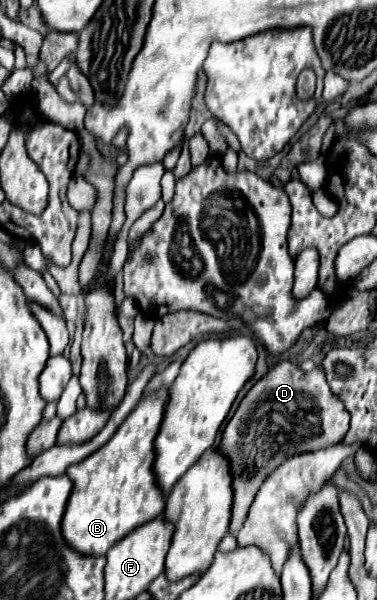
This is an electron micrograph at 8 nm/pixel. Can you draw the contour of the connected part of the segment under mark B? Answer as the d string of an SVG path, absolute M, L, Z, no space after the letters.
M167 389L143 397L101 449L67 469L73 491L61 521L61 533L73 551L103 557L133 529L163 513L165 497L153 481L153 437L157 435L165 401Z

